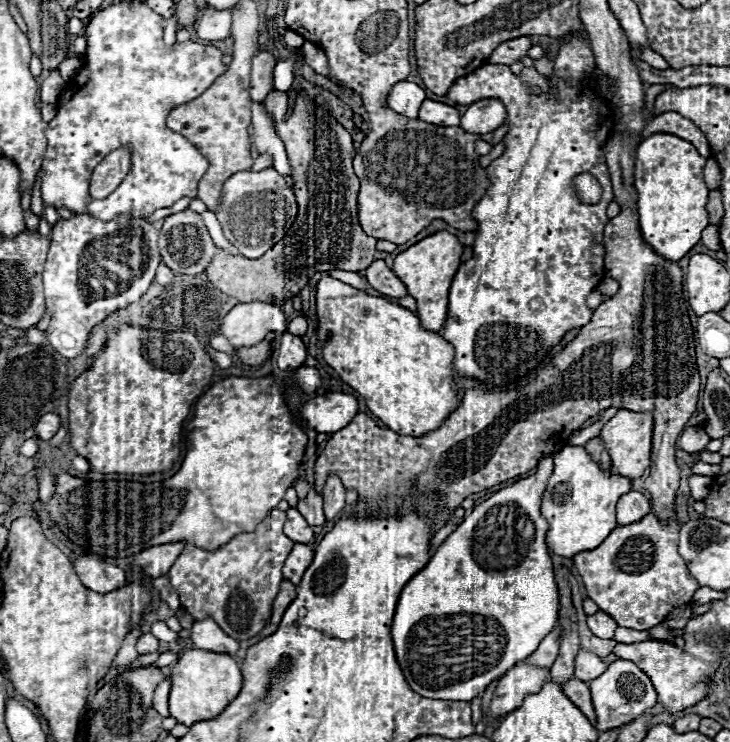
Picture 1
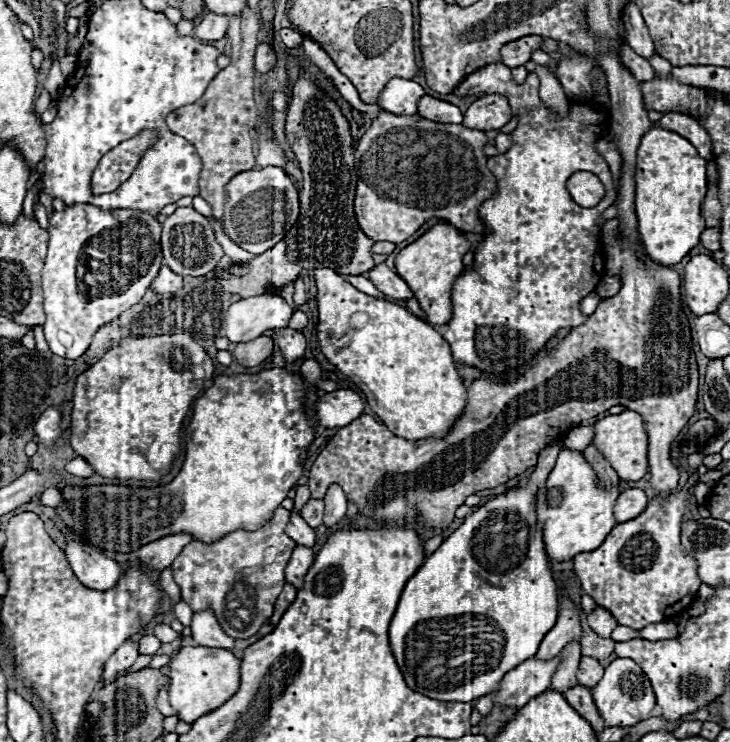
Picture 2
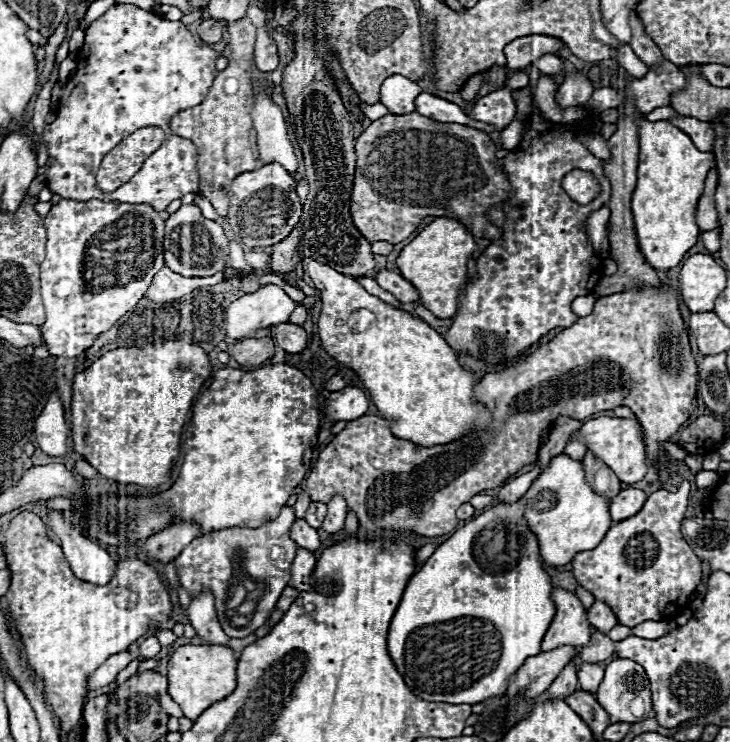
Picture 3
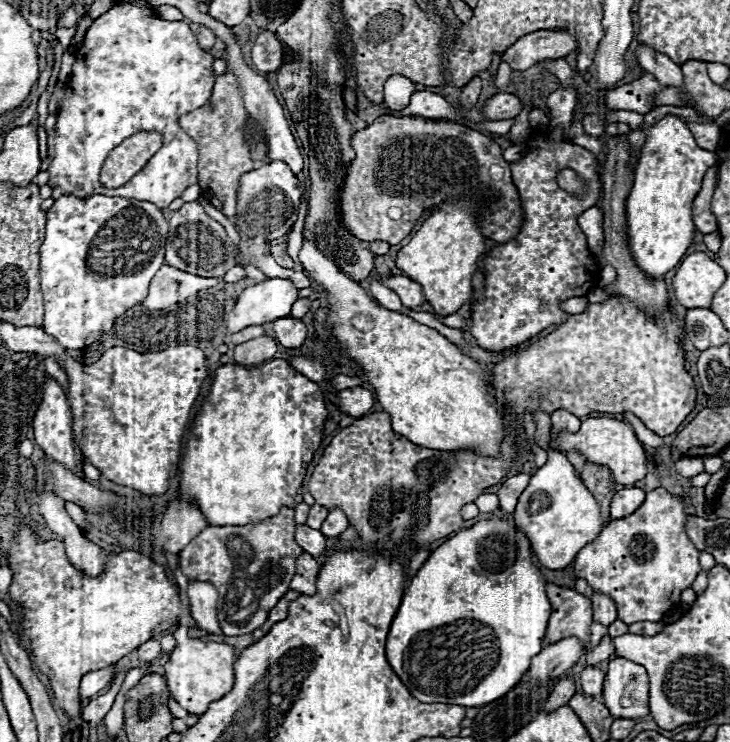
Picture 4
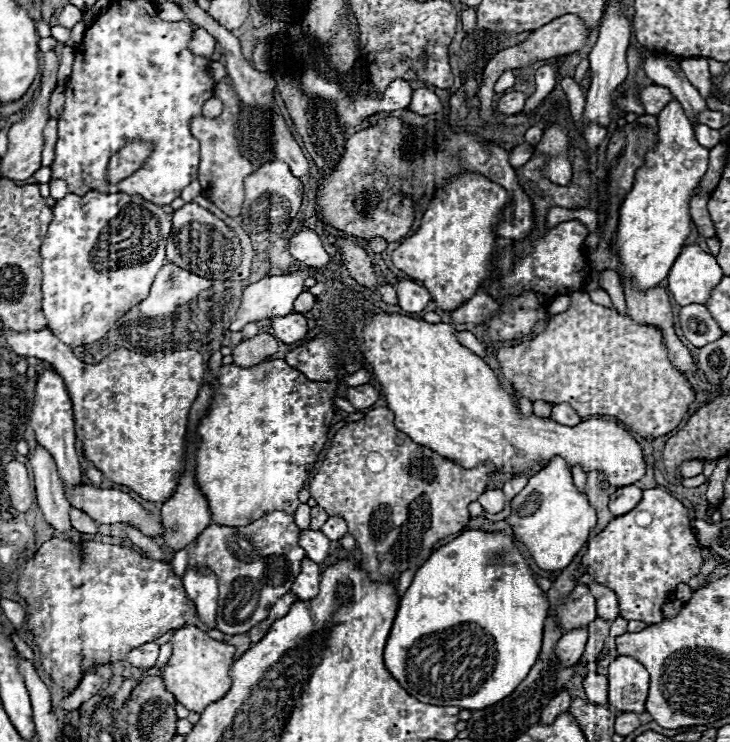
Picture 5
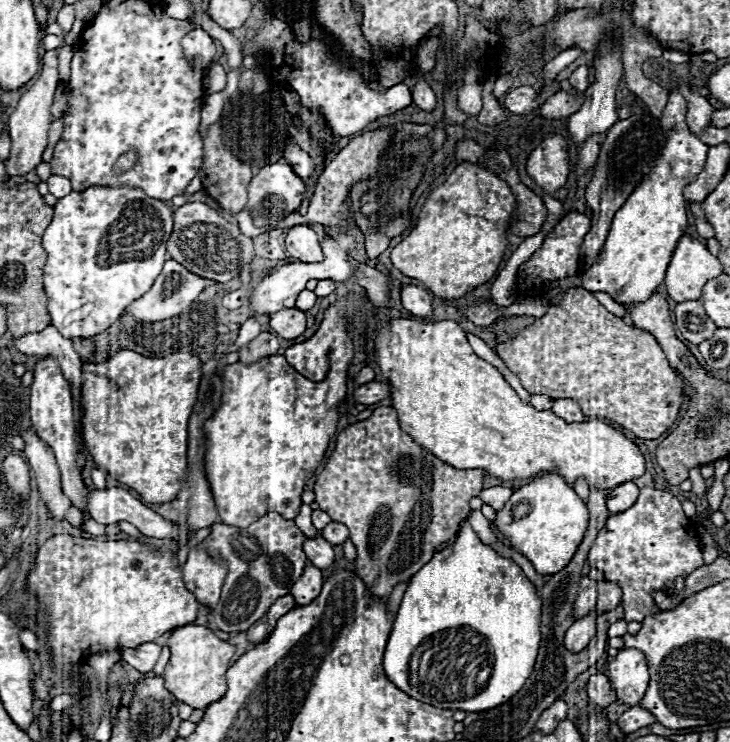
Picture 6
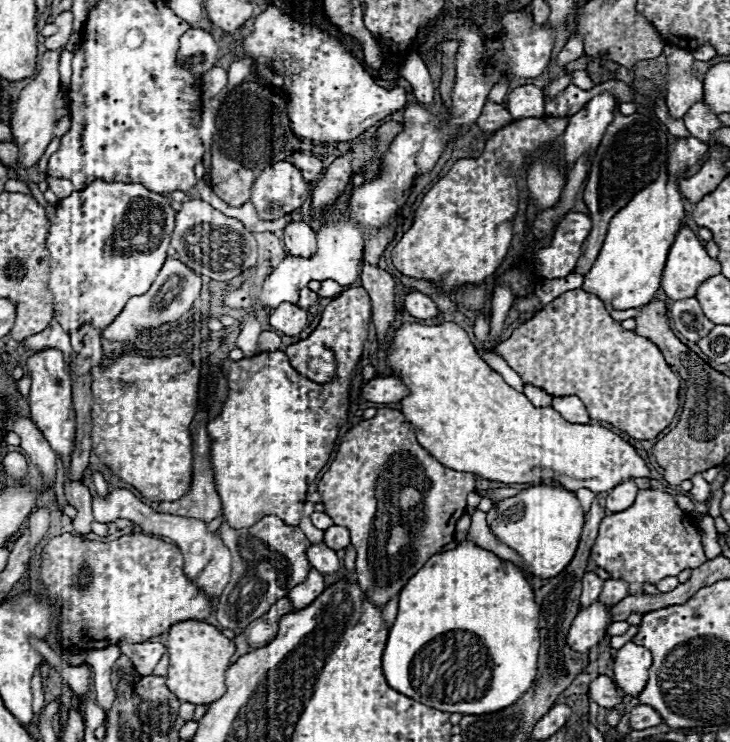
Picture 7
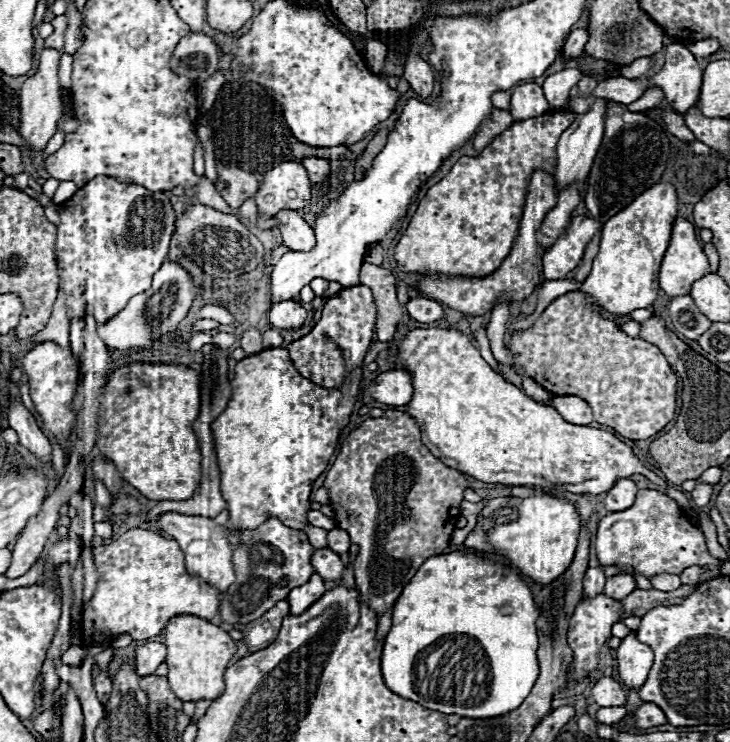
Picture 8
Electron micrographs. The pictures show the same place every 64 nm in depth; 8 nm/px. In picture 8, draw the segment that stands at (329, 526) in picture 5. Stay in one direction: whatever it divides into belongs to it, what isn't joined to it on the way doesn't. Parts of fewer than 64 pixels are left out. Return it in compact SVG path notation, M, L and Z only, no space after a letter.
M332 528L328 532L328 548L334 550L336 554L348 552L348 548L350 548L350 536L348 536L348 532L342 530L342 528Z

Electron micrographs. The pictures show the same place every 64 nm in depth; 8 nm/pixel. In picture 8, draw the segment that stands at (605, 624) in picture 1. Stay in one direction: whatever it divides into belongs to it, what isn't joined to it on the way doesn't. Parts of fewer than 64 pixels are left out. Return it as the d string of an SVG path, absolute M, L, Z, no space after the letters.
M616 574L616 576L612 576L612 578L606 580L606 586L604 586L604 594L608 598L612 598L612 600L622 600L632 590L636 590L636 582L628 574Z

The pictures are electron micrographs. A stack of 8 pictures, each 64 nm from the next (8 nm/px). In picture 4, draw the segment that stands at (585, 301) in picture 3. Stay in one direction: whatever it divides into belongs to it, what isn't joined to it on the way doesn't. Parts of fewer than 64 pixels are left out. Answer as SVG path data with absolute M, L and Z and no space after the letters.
M570 298L566 302L562 302L562 310L570 312L570 314L582 314L588 310L588 298Z

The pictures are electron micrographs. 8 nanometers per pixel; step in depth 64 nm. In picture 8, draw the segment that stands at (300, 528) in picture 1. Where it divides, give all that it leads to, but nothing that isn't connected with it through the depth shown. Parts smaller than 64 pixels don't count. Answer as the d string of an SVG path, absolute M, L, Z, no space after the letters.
M314 550L312 554L312 566L324 580L340 580L344 564L338 554L332 554L332 550Z

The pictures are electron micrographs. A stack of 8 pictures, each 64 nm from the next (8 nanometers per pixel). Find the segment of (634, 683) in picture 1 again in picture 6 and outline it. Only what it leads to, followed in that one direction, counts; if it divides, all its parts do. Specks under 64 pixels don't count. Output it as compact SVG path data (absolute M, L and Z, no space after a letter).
M620 650L616 660L610 662L610 684L616 694L616 702L624 706L640 706L648 690L648 666L646 656L638 650Z

